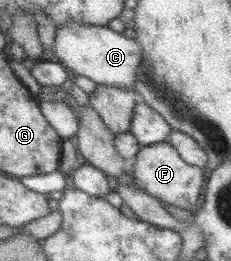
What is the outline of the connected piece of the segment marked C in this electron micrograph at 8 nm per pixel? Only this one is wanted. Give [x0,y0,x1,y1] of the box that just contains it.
[51,21,143,89]

